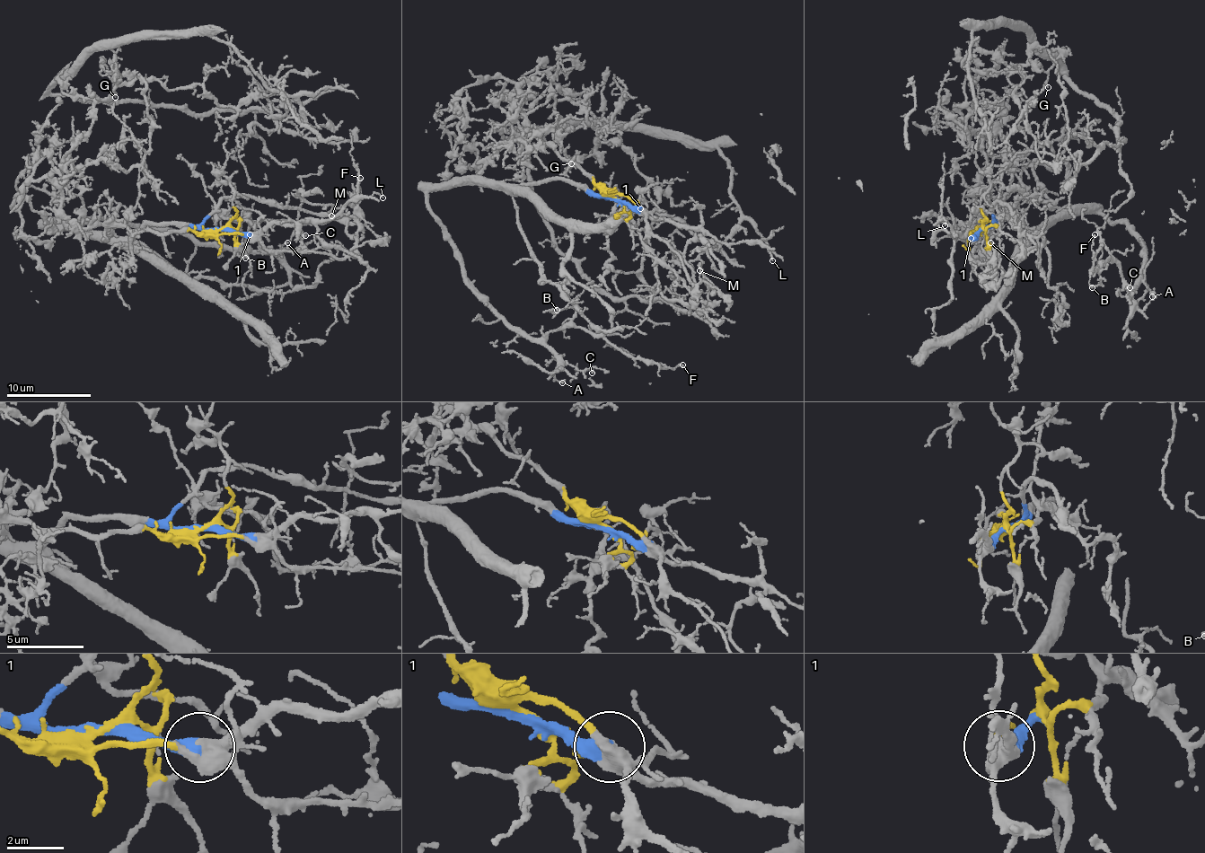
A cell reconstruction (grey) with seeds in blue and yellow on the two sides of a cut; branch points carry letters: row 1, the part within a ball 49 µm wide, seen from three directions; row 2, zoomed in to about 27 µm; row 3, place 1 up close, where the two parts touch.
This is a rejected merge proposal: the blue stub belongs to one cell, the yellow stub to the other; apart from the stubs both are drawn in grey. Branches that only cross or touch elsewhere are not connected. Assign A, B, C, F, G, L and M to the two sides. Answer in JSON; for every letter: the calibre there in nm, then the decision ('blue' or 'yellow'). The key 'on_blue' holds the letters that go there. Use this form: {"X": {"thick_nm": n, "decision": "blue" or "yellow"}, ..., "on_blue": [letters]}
{"A": {"thick_nm": 120, "decision": "blue"}, "B": {"thick_nm": 130, "decision": "blue"}, "C": {"thick_nm": 140, "decision": "blue"}, "F": {"thick_nm": 140, "decision": "blue"}, "G": {"thick_nm": 170, "decision": "yellow"}, "L": {"thick_nm": 110, "decision": "blue"}, "M": {"thick_nm": 110, "decision": "yellow"}, "on_blue": ["A", "B", "C", "F", "L"]}

